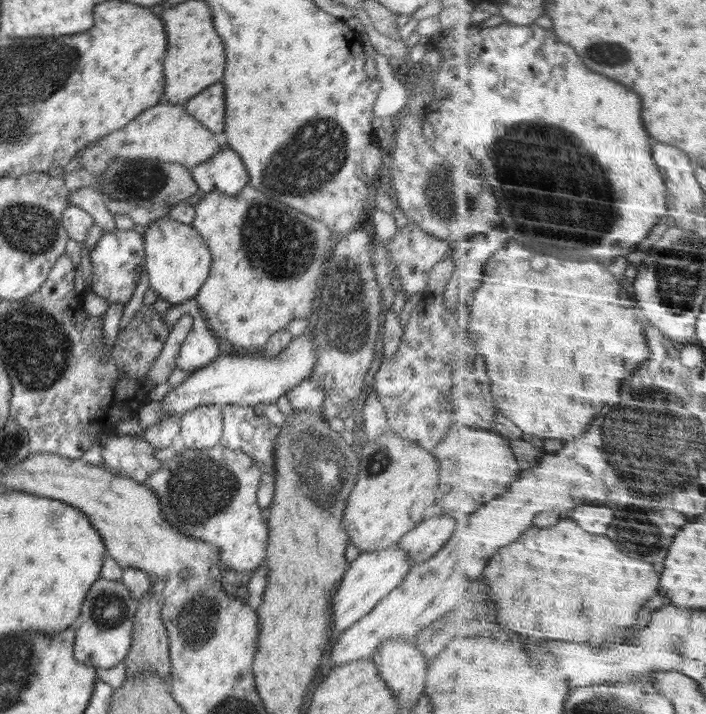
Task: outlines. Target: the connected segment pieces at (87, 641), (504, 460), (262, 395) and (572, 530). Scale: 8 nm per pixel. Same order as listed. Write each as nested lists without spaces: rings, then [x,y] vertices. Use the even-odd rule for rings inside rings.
[[[101,576],[90,587],[83,600],[80,618],[76,625],[74,658],[95,668],[112,668],[122,663],[130,652],[136,600],[129,598],[130,590],[122,580],[106,580]]]
[[[452,424],[431,454],[439,464],[441,489],[470,490],[469,495],[483,504],[510,492],[512,482],[518,482],[524,471],[510,440],[492,430]]]
[[[306,330],[290,341],[290,346],[284,352],[273,357],[240,358],[240,356],[218,355],[214,361],[202,368],[195,369],[188,379],[170,392],[161,400],[161,412],[157,418],[174,415],[182,417],[188,410],[197,406],[212,404],[223,407],[228,404],[252,406],[264,402],[274,404],[278,397],[292,390],[298,383],[308,379],[317,363],[315,346],[311,344],[311,334]]]
[[[570,515],[564,517],[562,522],[559,522],[556,526],[552,526],[552,528],[536,528],[536,524],[533,526],[534,528],[530,528],[530,530],[526,532],[526,536],[522,536],[518,542],[506,546],[506,548],[504,548],[504,550],[506,550],[504,554],[498,552],[498,556],[492,558],[489,562],[489,567],[482,576],[482,579],[485,580],[487,586],[489,586],[489,596],[494,600],[493,604],[500,606],[500,624],[502,624],[504,628],[512,628],[512,630],[516,630],[516,632],[522,632],[522,635],[536,643],[549,640],[579,643],[588,641],[599,646],[619,647],[622,632],[629,630],[631,626],[636,626],[640,610],[646,606],[646,602],[648,602],[652,596],[658,594],[658,590],[660,590],[660,578],[662,578],[660,572],[658,572],[652,564],[648,564],[648,562],[644,562],[644,560],[640,560],[640,558],[626,556],[626,554],[616,546],[616,542],[608,538],[608,535],[594,536],[594,534],[590,534],[590,532],[584,530],[584,528],[577,523],[577,520],[572,519]]]

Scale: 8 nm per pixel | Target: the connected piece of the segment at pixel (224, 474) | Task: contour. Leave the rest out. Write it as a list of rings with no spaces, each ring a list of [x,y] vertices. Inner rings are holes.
[[[220,444],[205,450],[182,448],[177,459],[168,460],[149,477],[145,486],[156,493],[166,520],[182,534],[220,548],[221,568],[232,569],[244,578],[264,564],[268,550],[268,522],[262,516],[262,509],[257,503],[261,472],[246,453],[225,448]]]

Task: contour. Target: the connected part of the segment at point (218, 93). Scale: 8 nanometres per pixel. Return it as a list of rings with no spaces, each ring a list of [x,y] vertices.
[[[222,83],[211,84],[185,104],[190,116],[213,133],[223,132],[225,123],[225,90]]]

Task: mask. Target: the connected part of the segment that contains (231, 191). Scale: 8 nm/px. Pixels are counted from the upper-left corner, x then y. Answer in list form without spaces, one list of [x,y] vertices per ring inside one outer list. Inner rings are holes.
[[[227,143],[208,160],[190,169],[198,188],[205,193],[221,192],[228,196],[237,195],[249,184],[249,176],[240,155]]]

